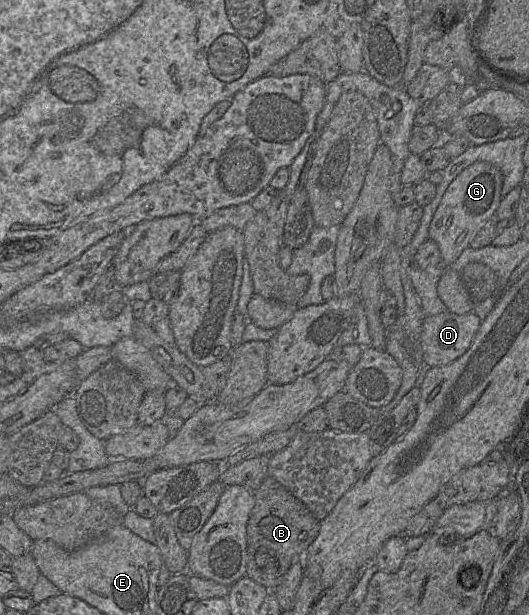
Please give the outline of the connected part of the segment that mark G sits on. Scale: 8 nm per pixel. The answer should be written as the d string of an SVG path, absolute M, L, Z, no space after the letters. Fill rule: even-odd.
M477 161L465 168L448 186L428 229L428 239L438 245L445 265L453 263L486 221L495 215L502 199L502 185L503 175L497 167Z

